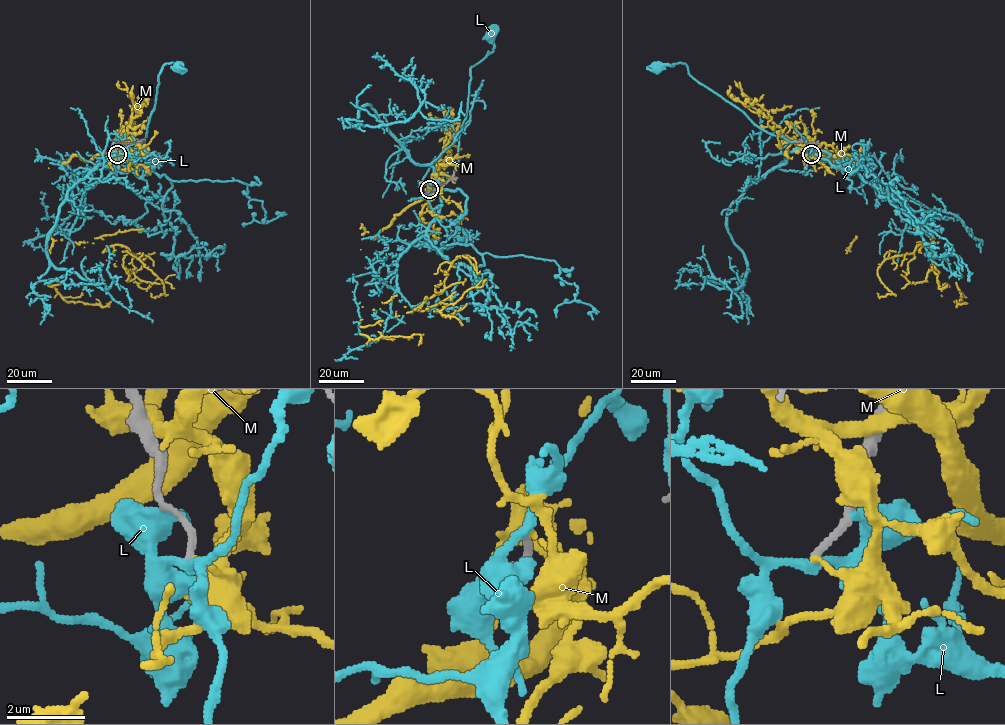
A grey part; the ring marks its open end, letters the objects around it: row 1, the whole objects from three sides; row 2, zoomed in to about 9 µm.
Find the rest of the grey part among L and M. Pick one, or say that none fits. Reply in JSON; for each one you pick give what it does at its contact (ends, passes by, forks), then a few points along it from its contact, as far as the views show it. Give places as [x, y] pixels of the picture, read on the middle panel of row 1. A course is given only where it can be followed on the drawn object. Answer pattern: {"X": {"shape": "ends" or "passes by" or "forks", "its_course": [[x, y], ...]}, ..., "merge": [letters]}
{"merge": []}

